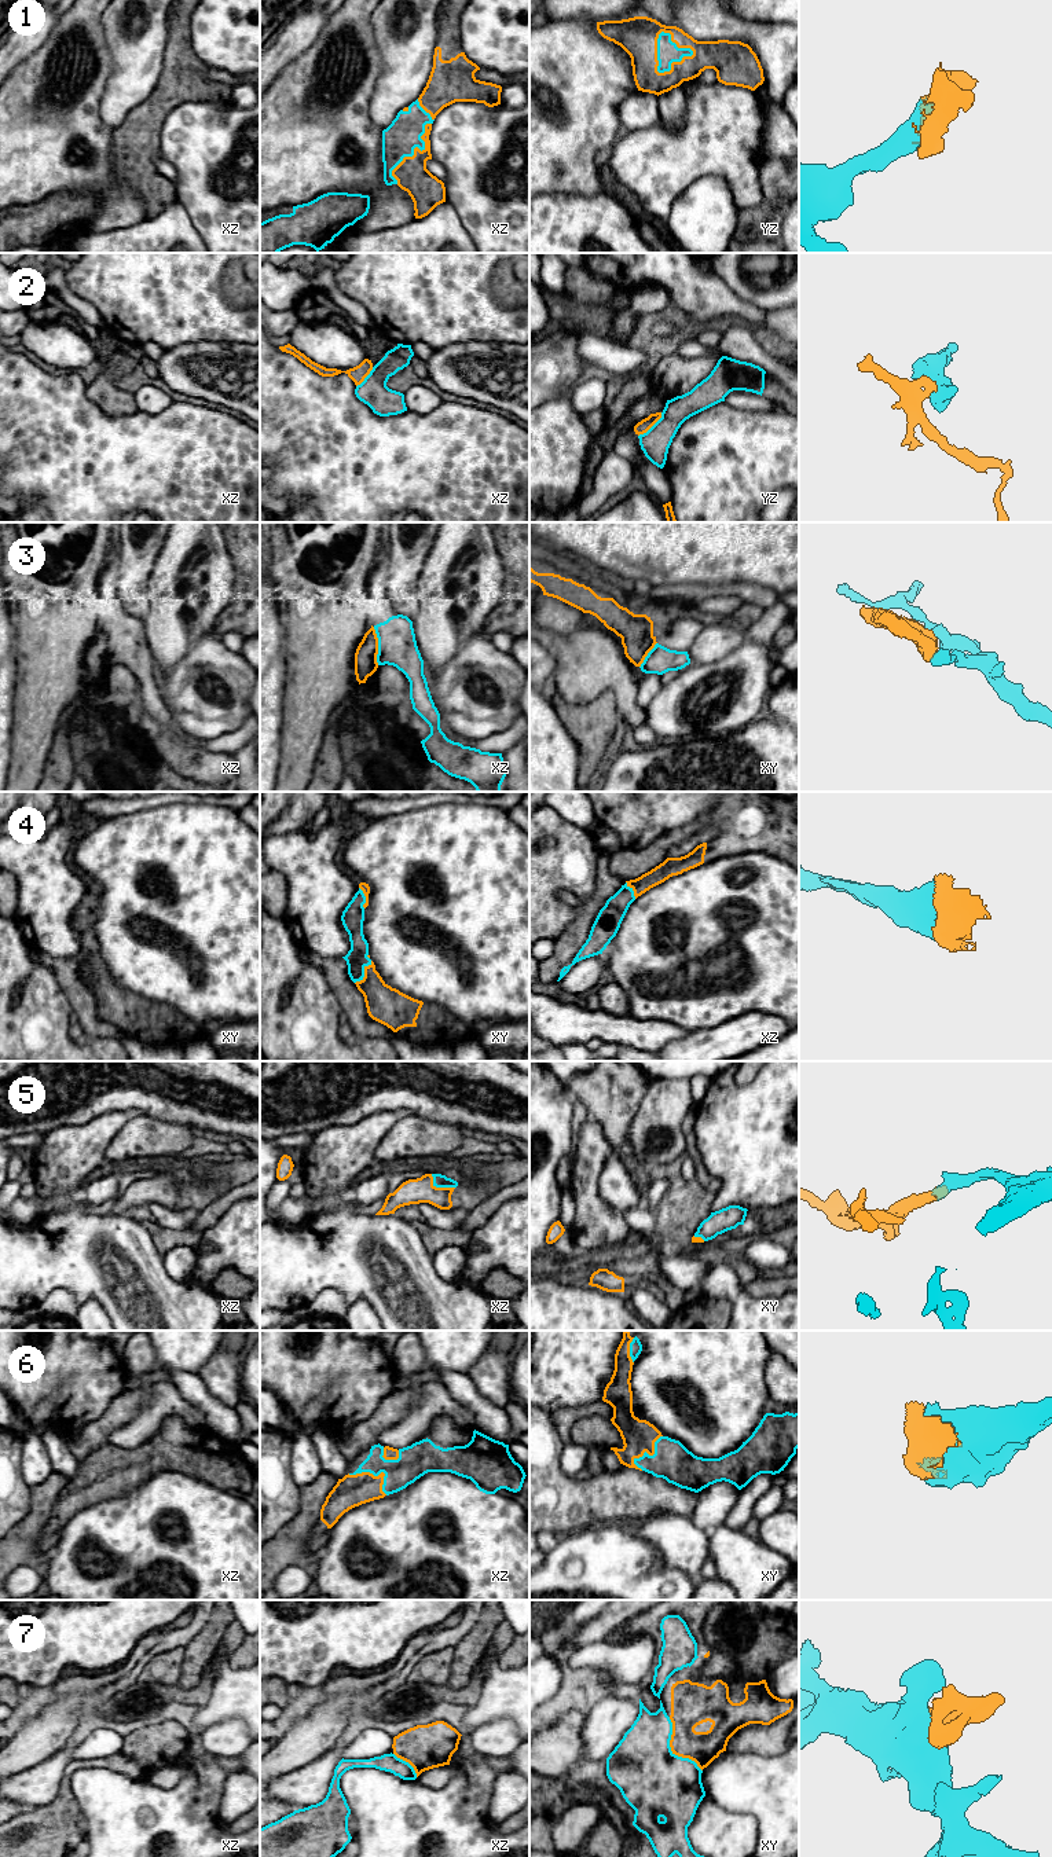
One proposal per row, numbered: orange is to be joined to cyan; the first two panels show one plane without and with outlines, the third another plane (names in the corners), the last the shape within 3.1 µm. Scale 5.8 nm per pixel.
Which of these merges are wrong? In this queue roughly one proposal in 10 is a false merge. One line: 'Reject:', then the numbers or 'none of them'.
Reject: 2, 3, 7

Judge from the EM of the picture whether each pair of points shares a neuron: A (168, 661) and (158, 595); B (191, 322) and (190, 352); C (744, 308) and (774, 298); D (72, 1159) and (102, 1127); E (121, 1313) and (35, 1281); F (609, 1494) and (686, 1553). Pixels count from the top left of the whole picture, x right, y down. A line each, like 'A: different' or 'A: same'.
A: same
B: different
C: different
D: same
E: same
F: different

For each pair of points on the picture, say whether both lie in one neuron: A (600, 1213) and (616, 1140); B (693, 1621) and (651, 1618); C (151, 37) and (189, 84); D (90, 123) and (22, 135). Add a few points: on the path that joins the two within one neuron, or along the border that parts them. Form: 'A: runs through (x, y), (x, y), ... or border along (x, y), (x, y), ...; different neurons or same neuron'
A: border along (597, 1122), (615, 1153); different neurons
B: runs through (682, 1614), (662, 1614); same neuron
C: border along (168, 21), (164, 66), (156, 84); different neurons
D: runs through (73, 123), (50, 123), (39, 134); same neuron

